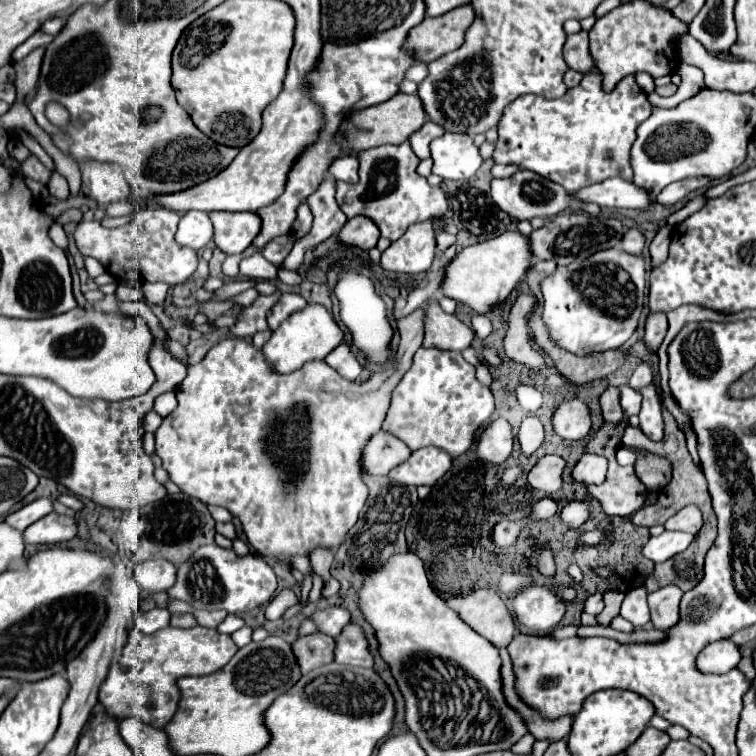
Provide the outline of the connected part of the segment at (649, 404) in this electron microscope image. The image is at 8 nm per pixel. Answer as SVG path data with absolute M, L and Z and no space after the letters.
M649 384L641 390L643 394L643 408L639 412L641 420L641 430L651 438L651 440L661 440L663 438L663 416L661 416L661 402L655 392L655 388Z

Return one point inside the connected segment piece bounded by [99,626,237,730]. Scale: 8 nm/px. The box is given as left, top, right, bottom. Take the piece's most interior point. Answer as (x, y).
(142, 682)

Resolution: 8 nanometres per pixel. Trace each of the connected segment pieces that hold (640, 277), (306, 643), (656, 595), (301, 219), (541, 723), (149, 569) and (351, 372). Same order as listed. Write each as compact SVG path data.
M609 248L595 252L585 262L573 262L569 266L557 266L557 272L541 282L545 306L543 320L549 326L551 338L565 350L587 356L591 352L615 350L623 346L637 328L643 310L643 290L645 290L645 260L623 252L621 248Z
M315 632L311 636L299 636L293 644L293 652L301 666L301 672L307 674L313 668L333 662L335 640L321 632Z
M663 586L647 596L651 608L651 622L657 630L667 630L679 620L679 600L683 592L677 586Z
M299 208L299 210L297 210L297 222L295 222L293 234L295 234L295 236L305 236L305 234L311 230L311 224L313 224L311 208Z
M507 658L507 678L503 678L503 688L505 688L505 698L507 698L507 704L513 706L523 718L525 718L525 724L529 728L529 732L537 738L537 740L543 740L543 738L549 738L553 742L569 736L571 732L571 724L573 724L573 716L561 716L557 720L543 720L543 716L529 708L521 696L517 696L517 690L515 690L515 676L511 676L511 658Z
M147 560L135 568L135 578L145 592L167 592L177 580L177 566L169 560Z
M339 344L333 352L329 352L329 356L325 356L325 362L347 380L357 380L357 376L363 372L363 366L355 360L355 354L349 350L349 344Z

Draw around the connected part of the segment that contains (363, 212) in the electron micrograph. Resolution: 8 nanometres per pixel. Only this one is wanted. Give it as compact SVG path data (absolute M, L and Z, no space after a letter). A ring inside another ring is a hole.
M409 142L369 148L365 154L357 152L357 160L361 182L337 182L337 202L347 218L365 216L377 224L383 238L395 242L411 224L425 222L431 216L441 216L447 210L447 196L443 188L429 186L427 178L417 174L419 158L413 154Z

